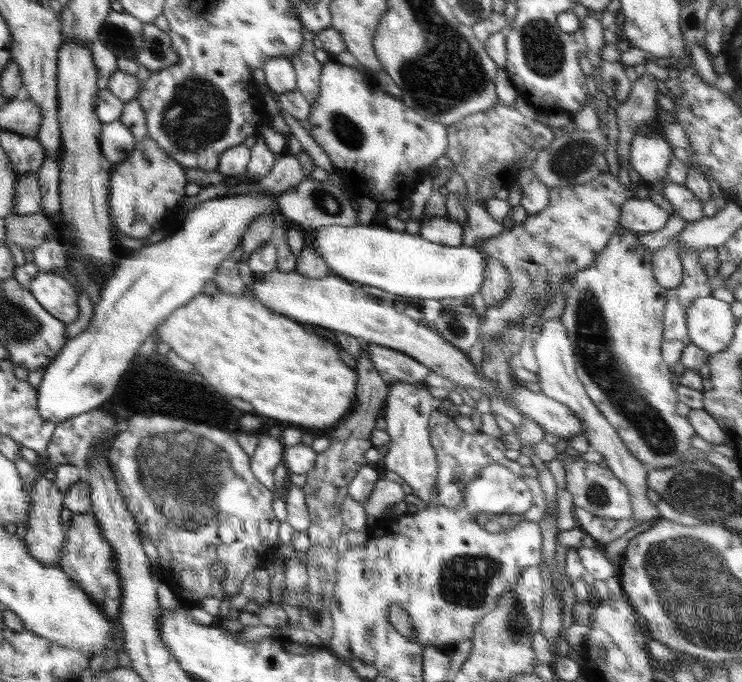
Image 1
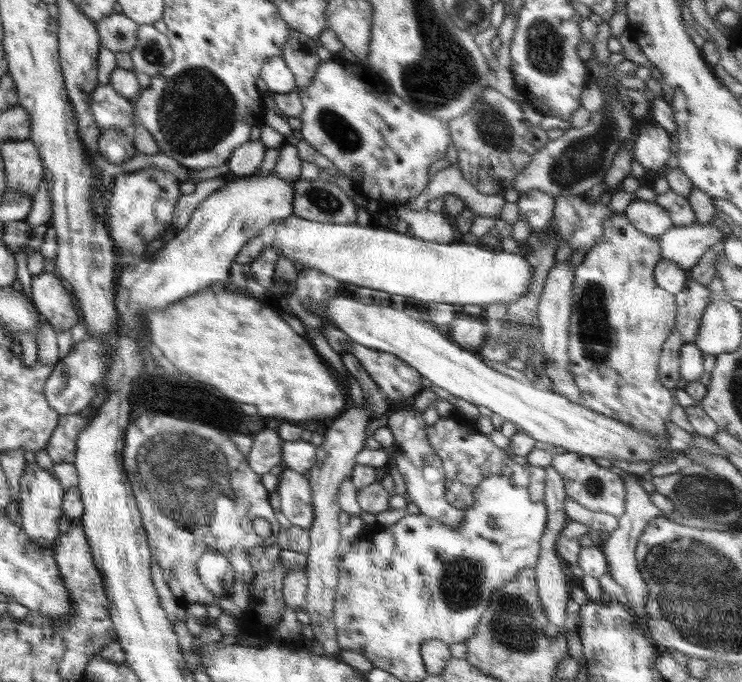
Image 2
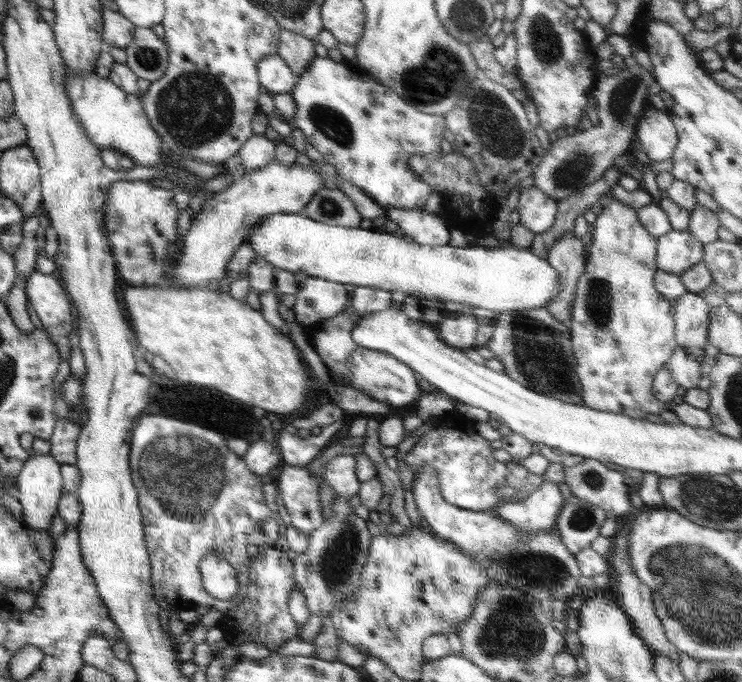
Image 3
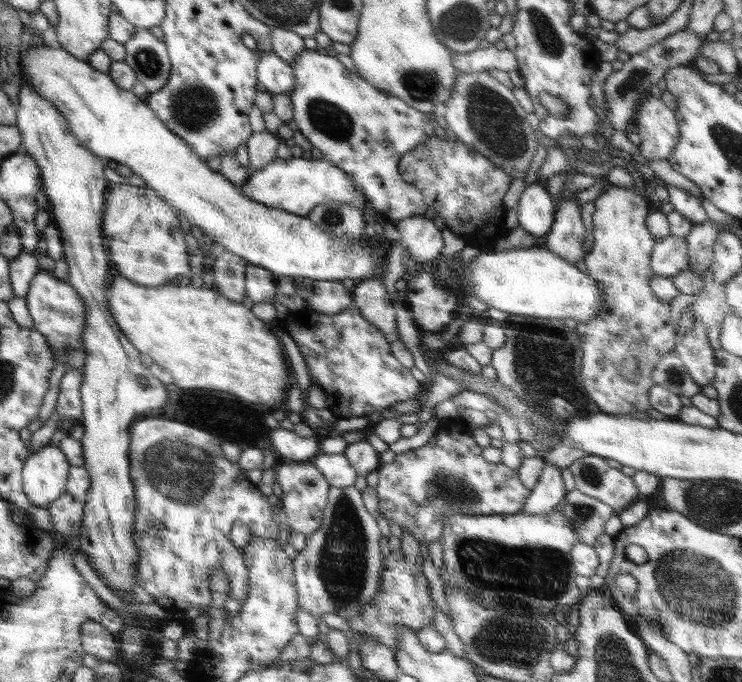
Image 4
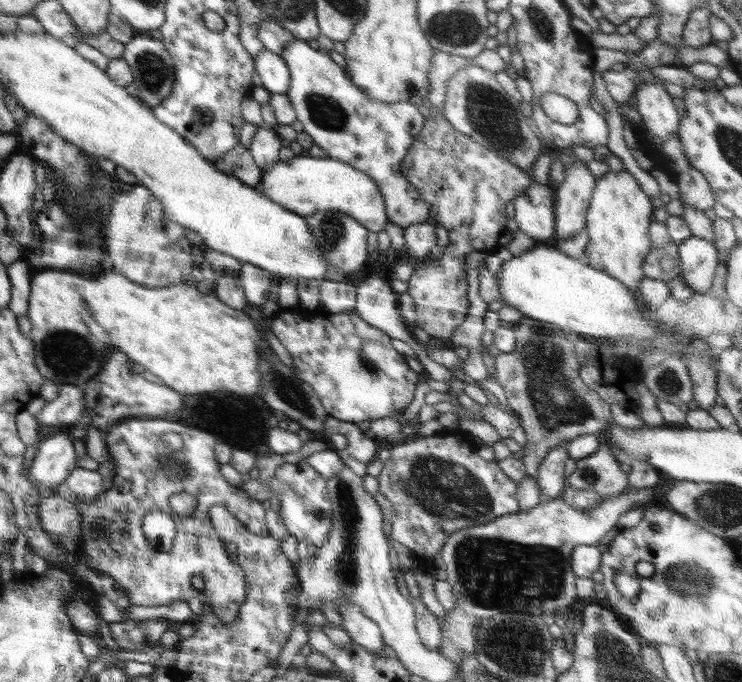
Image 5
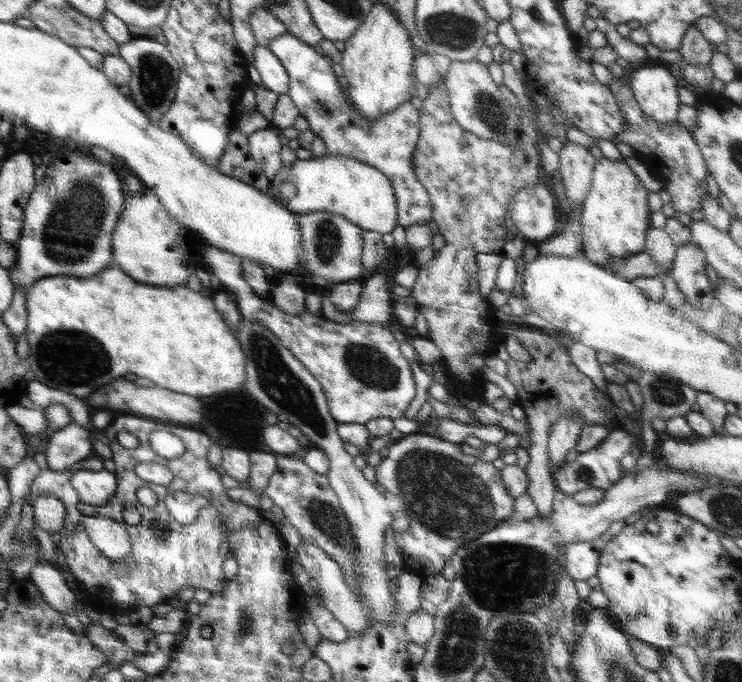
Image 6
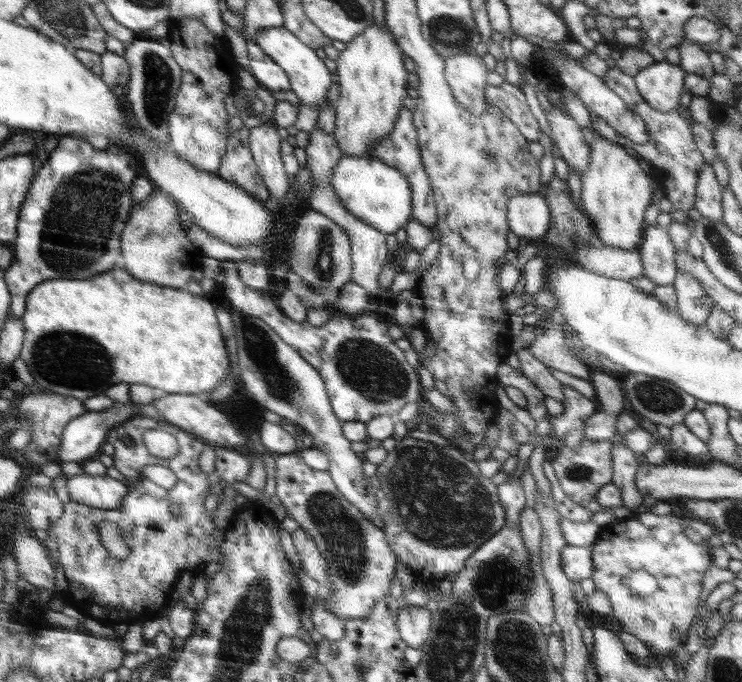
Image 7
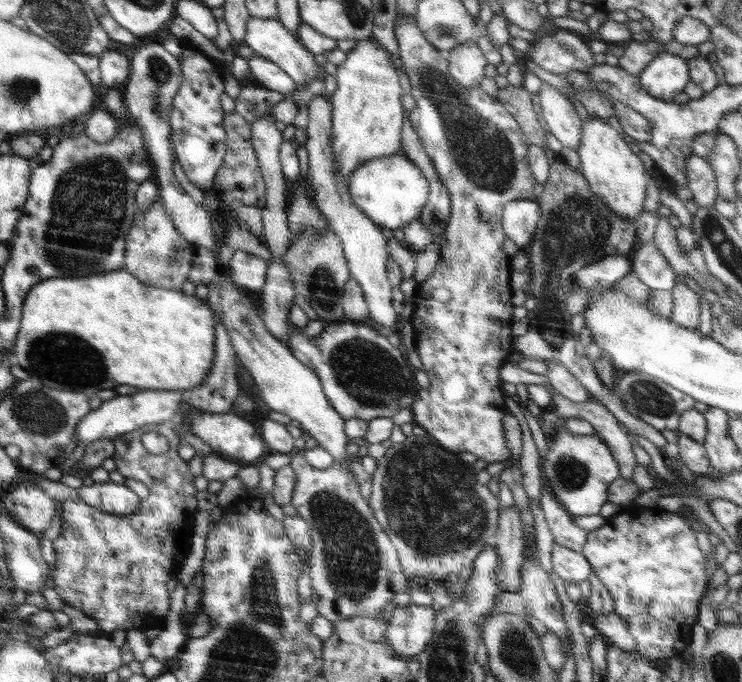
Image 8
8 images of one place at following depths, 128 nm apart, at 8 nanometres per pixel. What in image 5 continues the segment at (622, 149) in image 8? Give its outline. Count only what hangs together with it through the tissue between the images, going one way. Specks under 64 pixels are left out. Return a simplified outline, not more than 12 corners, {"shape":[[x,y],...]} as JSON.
{"shape":[[629,171],[595,182],[585,261],[638,285],[652,248],[651,198]]}

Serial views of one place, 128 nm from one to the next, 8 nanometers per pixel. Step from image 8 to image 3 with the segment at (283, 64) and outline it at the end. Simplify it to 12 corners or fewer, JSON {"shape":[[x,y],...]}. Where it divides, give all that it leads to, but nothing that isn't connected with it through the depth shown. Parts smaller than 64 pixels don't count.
{"shape":[[315,56],[291,122],[376,204],[423,209],[408,168],[445,116]]}

